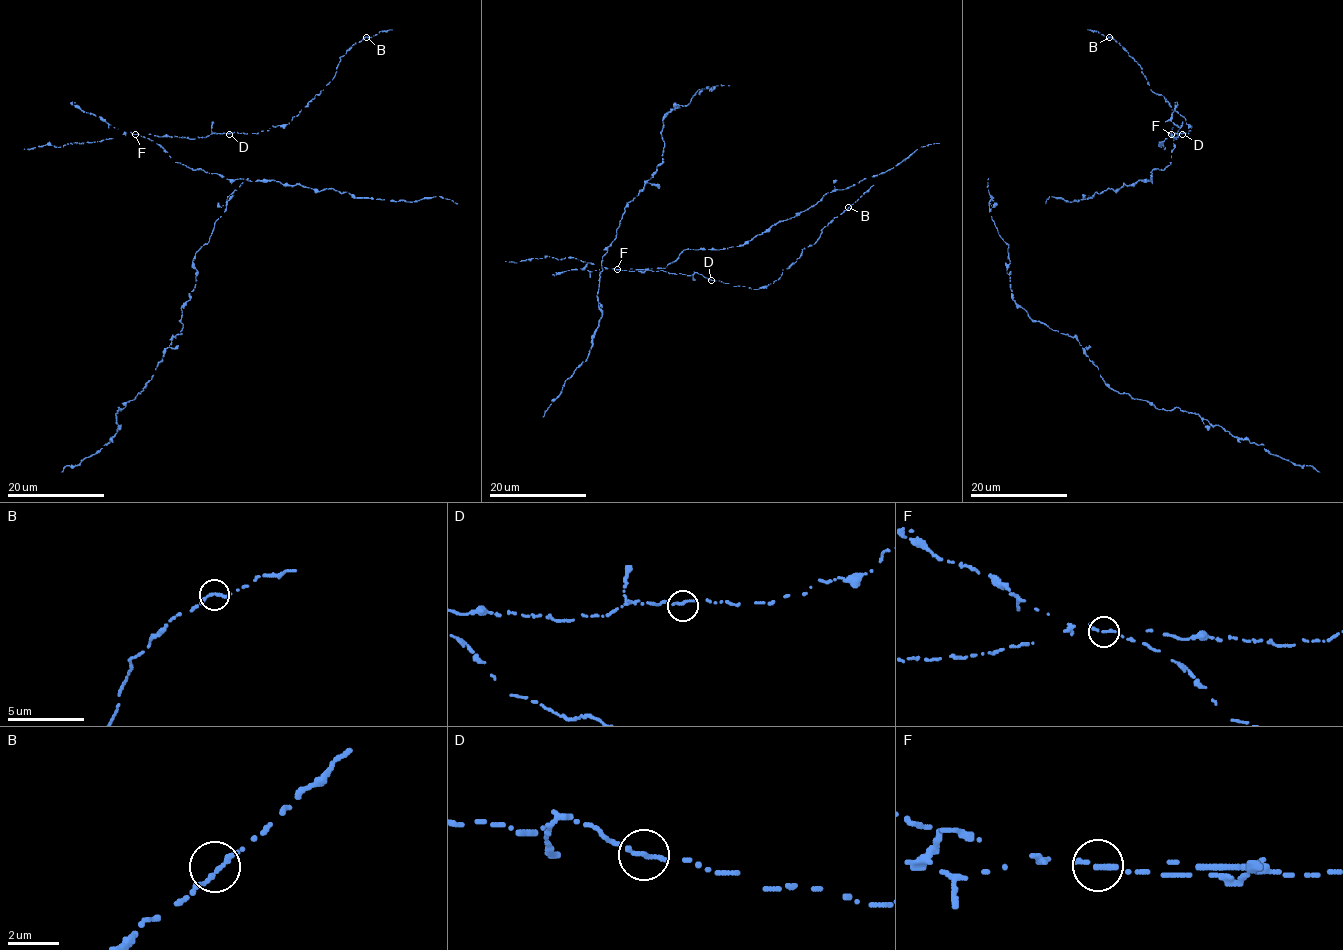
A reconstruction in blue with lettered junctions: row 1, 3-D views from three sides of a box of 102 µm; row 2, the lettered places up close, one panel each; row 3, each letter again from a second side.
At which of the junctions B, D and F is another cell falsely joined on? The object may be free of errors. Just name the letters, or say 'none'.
F

